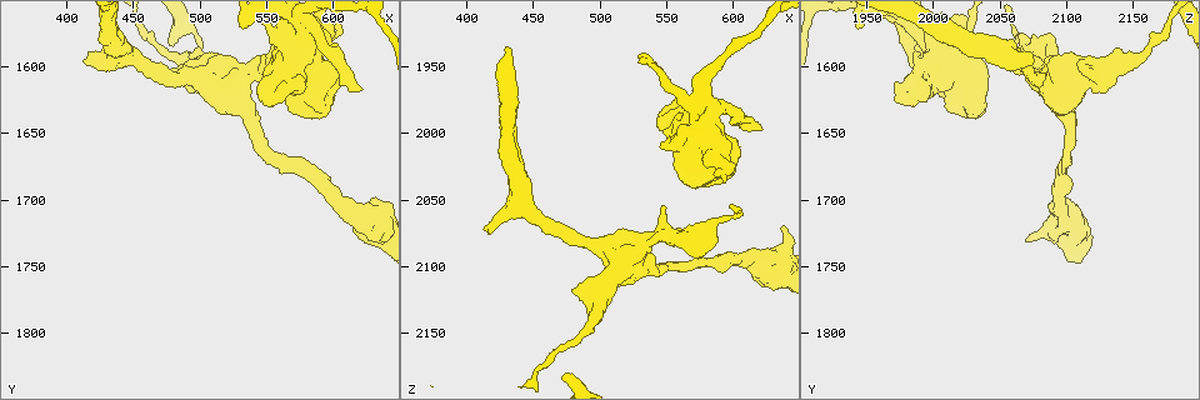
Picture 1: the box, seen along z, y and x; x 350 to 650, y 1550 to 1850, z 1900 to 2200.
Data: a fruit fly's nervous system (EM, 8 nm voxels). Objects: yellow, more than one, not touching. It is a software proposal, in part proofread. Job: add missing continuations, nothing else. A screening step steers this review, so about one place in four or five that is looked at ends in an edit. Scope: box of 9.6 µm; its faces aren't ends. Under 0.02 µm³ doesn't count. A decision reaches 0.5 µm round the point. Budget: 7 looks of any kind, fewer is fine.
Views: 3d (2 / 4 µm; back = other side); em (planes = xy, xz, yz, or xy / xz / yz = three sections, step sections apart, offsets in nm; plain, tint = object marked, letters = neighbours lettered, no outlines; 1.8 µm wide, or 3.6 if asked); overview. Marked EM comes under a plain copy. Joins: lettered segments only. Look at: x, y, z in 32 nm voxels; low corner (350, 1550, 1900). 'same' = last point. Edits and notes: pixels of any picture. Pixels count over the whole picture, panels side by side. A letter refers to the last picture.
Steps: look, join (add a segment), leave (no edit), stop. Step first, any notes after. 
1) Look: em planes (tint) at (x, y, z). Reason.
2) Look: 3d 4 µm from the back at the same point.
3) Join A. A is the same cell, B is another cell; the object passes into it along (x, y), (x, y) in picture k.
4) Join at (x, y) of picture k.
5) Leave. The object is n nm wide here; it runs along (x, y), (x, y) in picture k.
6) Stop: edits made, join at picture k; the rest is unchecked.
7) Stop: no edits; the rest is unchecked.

Look: em planes (letters) at (418, 1588, 2074). Stops while still wide.

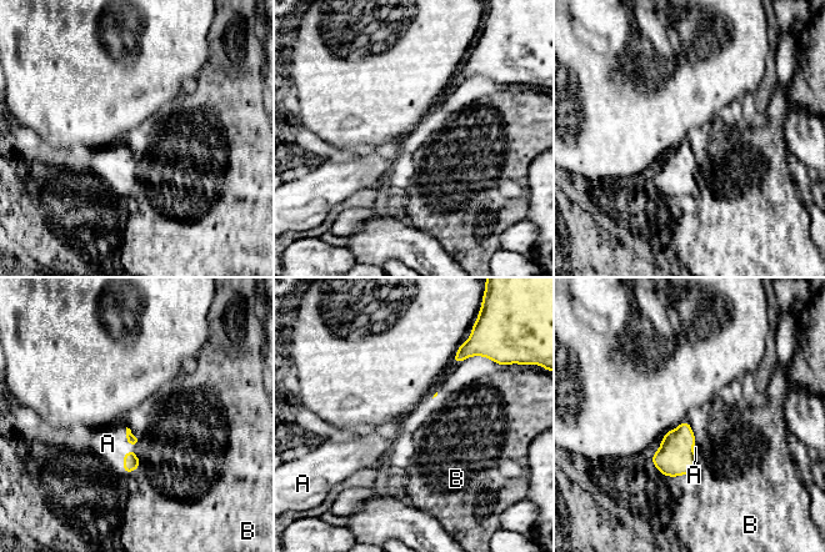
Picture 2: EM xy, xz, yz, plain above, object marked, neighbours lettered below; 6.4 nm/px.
Join A. A is the same cell, B is another cell; the cell continues.

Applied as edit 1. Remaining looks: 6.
Look: overview.

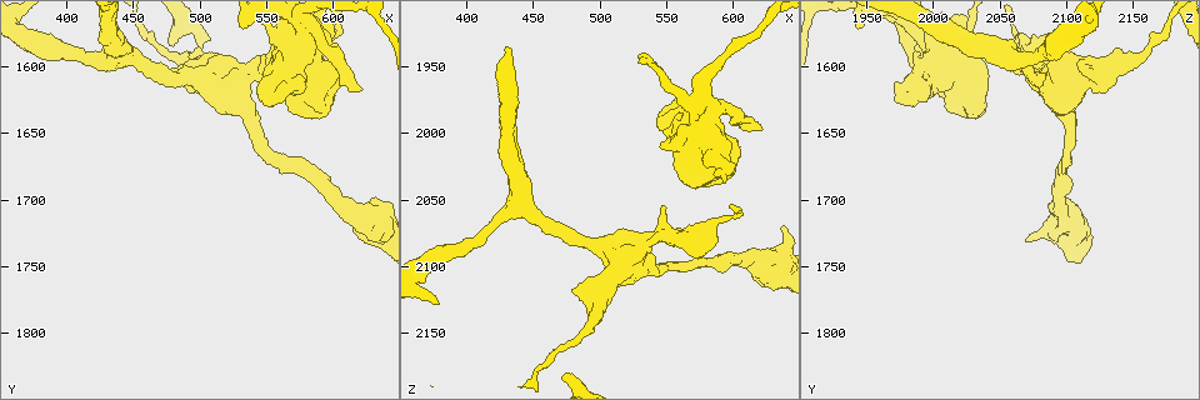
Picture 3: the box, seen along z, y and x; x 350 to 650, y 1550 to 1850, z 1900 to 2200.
Look: em planes (letters) at (482, 1606, 2120). Thick end.

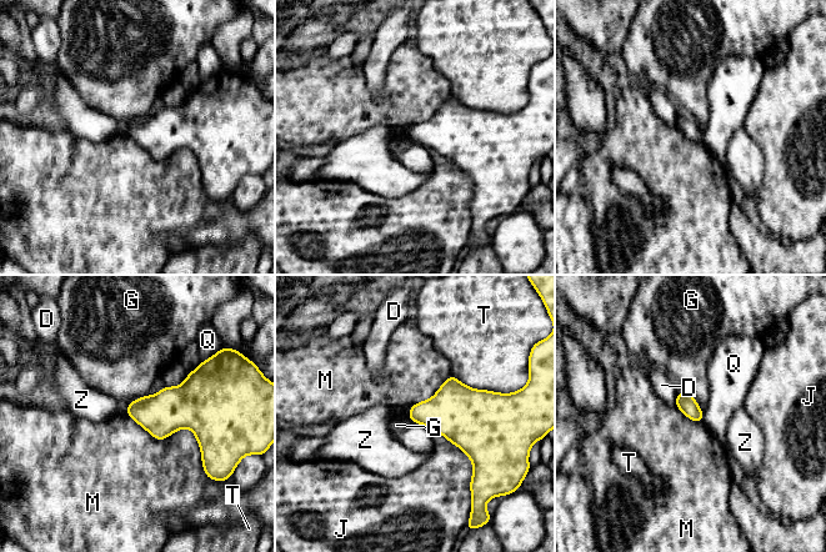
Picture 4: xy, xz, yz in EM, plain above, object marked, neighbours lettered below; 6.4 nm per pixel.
Leave. The longest contact is with M, 500 nm; D, G, J, M, Q, T and Z are other cells; a border runs along (125, 414), (196, 440) in picture 4; no lettered segment goes on from it.

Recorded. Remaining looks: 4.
Stop: edits made, join at picture 2; the rest is unchecked.

